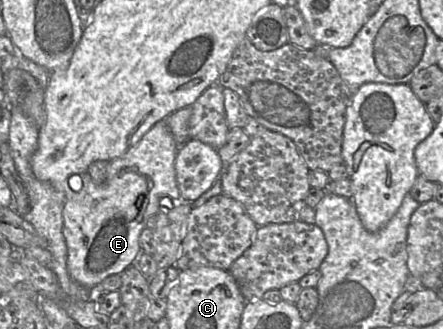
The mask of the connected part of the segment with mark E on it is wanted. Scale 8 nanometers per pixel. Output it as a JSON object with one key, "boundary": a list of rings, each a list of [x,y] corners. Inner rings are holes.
{"boundary":[[[159,121],[143,135],[139,142],[123,155],[109,162],[104,184],[95,184],[88,172],[74,174],[65,182],[63,235],[67,245],[67,270],[74,281],[88,289],[101,292],[101,283],[107,277],[122,274],[125,269],[135,264],[143,253],[139,236],[146,228],[148,218],[161,211],[160,200],[169,197],[173,208],[185,202],[180,196],[176,181],[174,163],[178,148],[165,121]]]}

